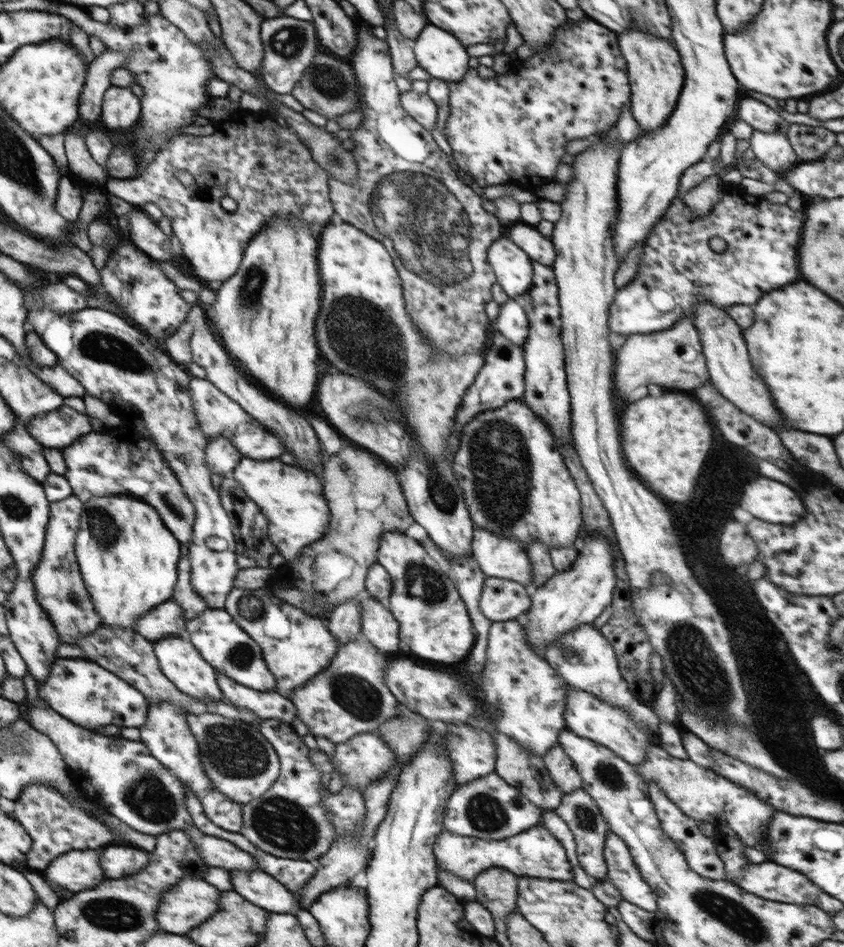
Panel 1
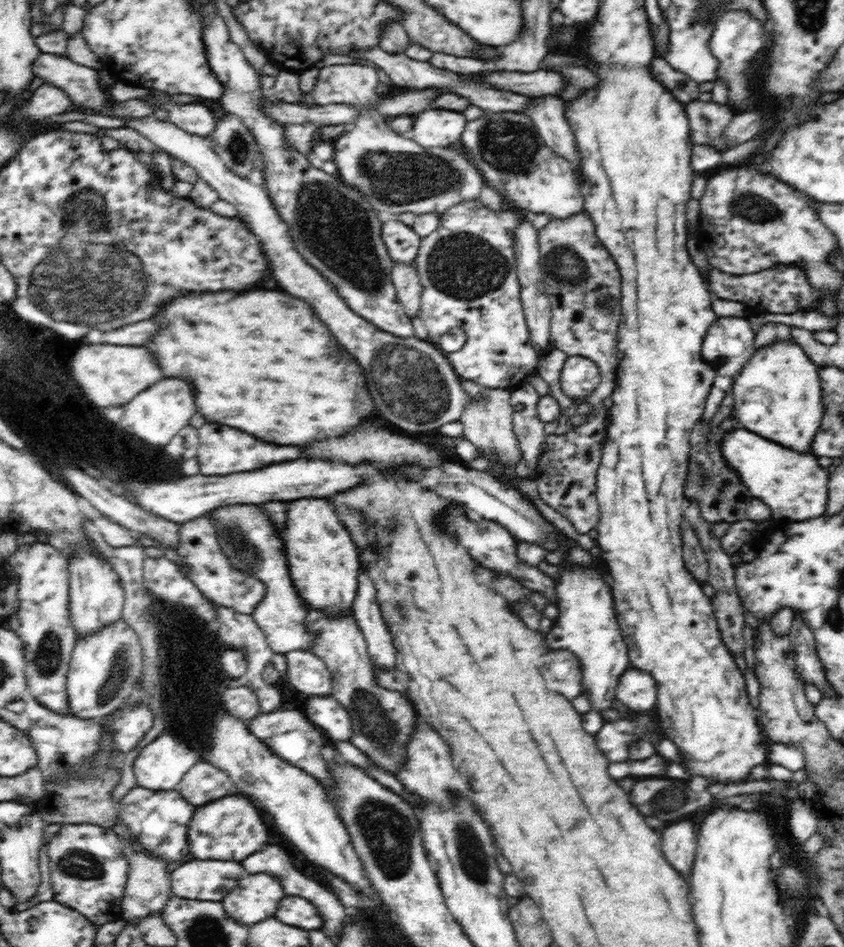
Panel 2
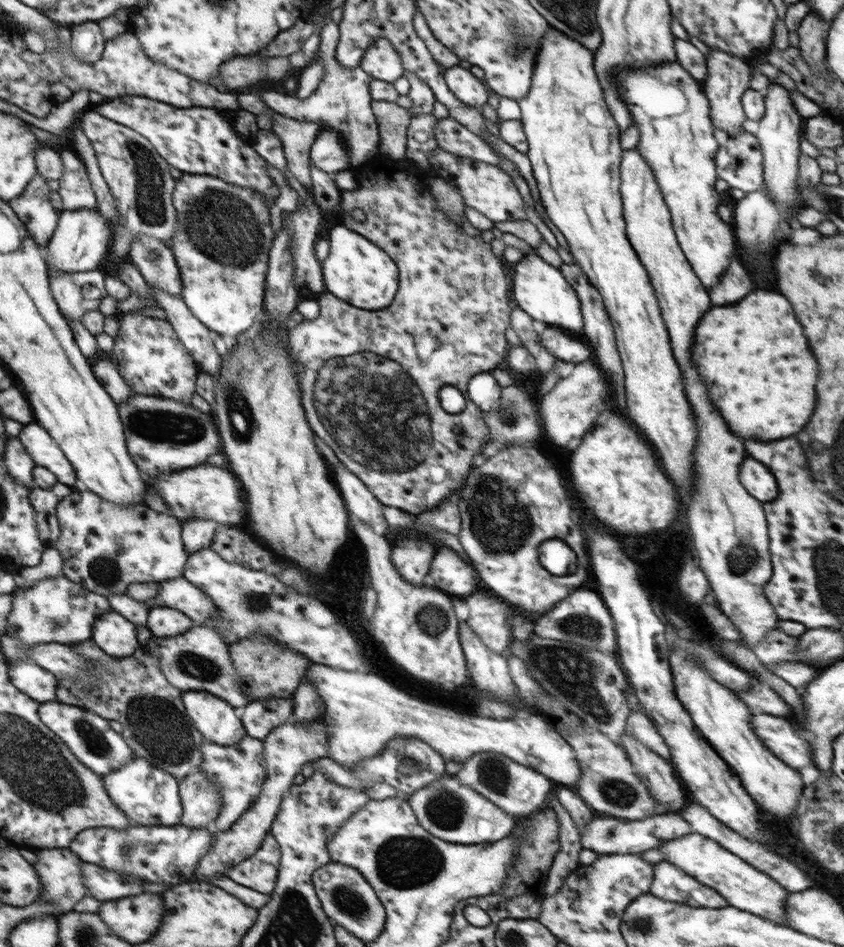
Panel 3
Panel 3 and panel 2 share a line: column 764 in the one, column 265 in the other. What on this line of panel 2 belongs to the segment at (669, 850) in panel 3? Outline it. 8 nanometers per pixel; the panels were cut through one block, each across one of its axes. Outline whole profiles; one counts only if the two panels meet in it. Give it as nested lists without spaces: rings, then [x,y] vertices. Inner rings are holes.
[[[266,872],[247,874],[221,902],[230,919],[236,923],[253,924],[274,916],[278,902],[284,898],[282,886]]]

